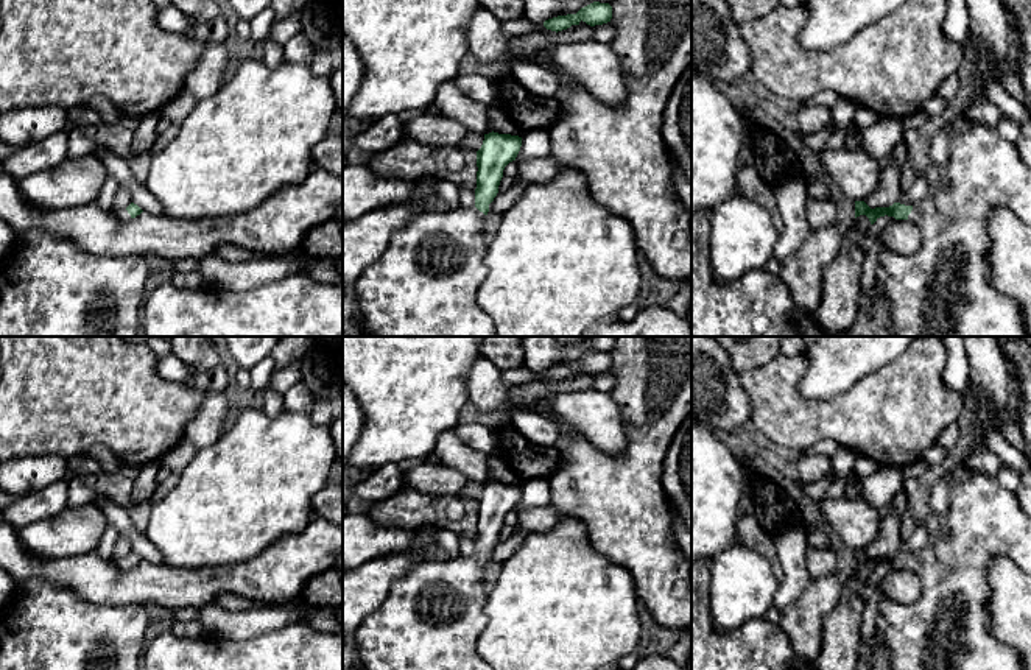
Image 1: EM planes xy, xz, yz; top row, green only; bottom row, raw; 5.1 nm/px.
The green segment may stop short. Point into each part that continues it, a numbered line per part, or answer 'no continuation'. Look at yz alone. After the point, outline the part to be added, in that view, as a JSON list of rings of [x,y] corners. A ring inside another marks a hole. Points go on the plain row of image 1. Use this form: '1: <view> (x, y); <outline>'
1: yz (947, 628); [[[972,474],[952,489],[948,511],[938,534],[913,555],[908,569],[920,578],[922,592],[913,605],[883,601],[880,614],[885,619],[883,648],[889,670],[1023,670],[1020,656],[995,639],[987,619],[987,569],[994,558],[1008,556],[1023,572],[1031,575],[1031,516],[1028,516],[1017,492],[1000,486],[994,477]]]

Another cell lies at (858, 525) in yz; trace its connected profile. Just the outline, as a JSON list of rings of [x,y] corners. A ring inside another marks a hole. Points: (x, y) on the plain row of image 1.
[[[825,497],[821,508],[832,528],[853,550],[866,550],[880,534],[881,513],[860,497]]]

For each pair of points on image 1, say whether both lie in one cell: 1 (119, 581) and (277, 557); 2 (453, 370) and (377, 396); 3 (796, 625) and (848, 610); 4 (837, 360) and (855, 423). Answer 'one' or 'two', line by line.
1: one
2: one
3: two
4: two

